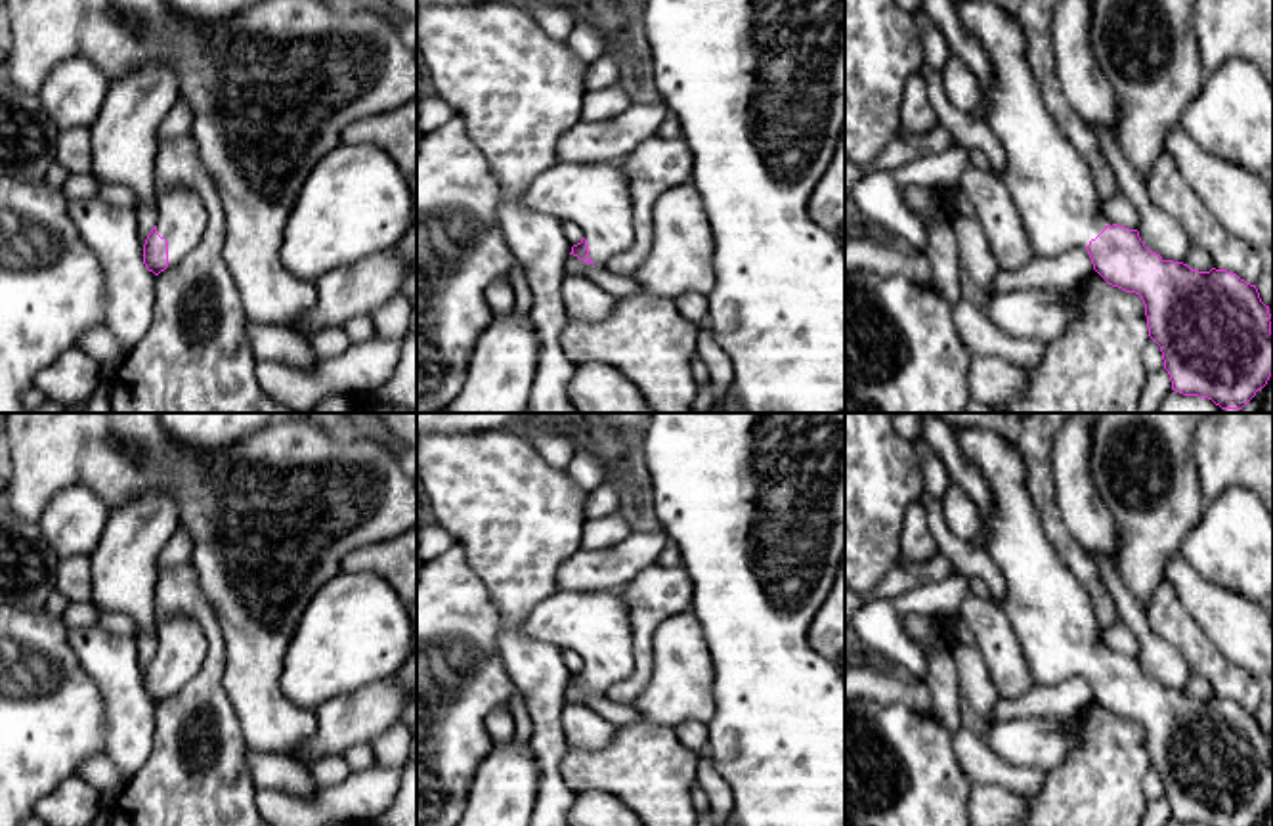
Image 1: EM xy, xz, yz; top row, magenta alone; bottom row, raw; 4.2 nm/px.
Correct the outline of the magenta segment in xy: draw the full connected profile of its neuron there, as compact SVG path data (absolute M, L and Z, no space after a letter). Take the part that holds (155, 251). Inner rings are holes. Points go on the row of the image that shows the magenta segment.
M189 189L157 193L155 205L159 220L145 239L143 264L159 275L197 247L208 218L203 201Z

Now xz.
M554 163L522 197L524 205L560 222L575 222L583 239L572 247L587 264L606 264L633 245L633 203L619 163Z

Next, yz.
M961 0L954 6L963 29L977 38L992 65L994 86L986 122L1005 149L1002 180L1034 254L1057 258L1084 247L1093 270L1109 285L1141 296L1149 337L1160 346L1172 390L1208 398L1221 409L1242 409L1273 375L1271 314L1256 285L1227 270L1198 272L1183 262L1164 260L1145 247L1137 229L1107 222L1088 161L1044 105L1017 21L984 0Z

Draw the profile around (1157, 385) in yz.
M1164 367L1147 373L1143 392L1139 396L1137 413L1156 413L1160 402L1170 390L1172 390L1172 380Z

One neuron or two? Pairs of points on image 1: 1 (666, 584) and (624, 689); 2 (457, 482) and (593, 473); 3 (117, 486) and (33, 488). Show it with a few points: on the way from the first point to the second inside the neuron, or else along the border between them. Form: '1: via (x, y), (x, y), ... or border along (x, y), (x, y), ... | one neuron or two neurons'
1: via (647, 610), (643, 664) | one neuron
2: border along (566, 469), (587, 492) | two neurons
3: via (96, 473), (54, 473) | one neuron

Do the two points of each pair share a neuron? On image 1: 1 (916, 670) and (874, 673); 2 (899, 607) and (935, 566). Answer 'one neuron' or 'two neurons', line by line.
1: two neurons
2: two neurons

